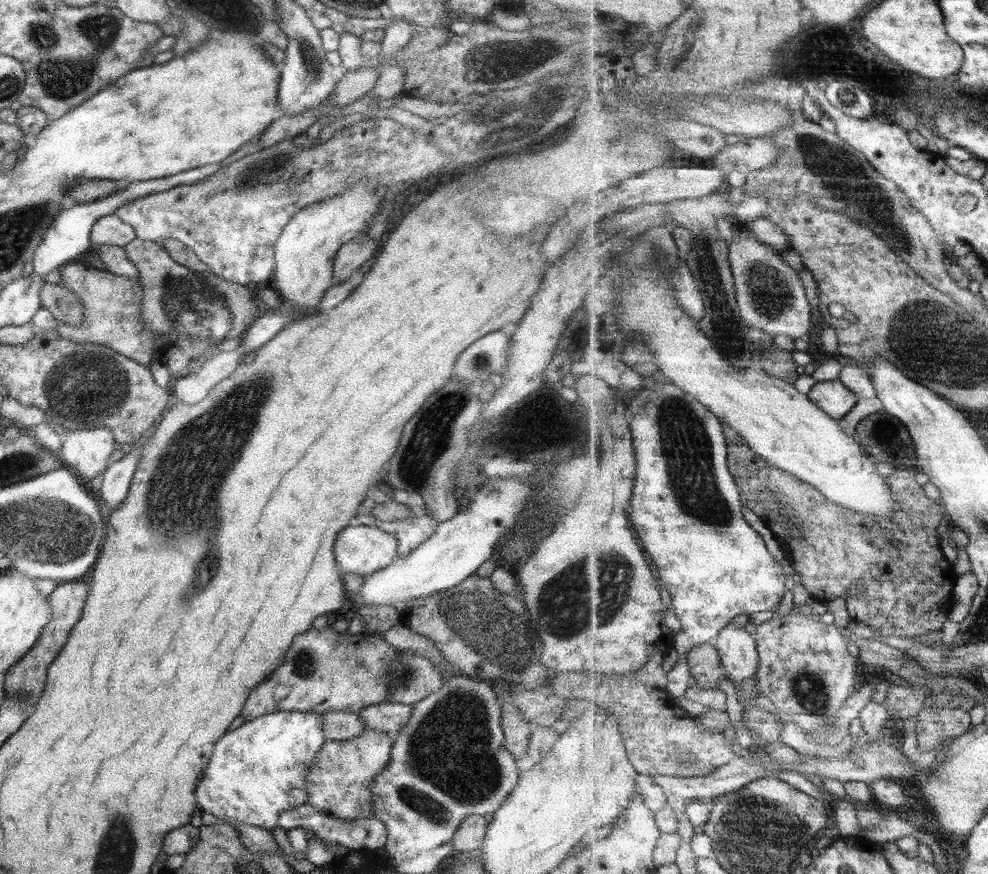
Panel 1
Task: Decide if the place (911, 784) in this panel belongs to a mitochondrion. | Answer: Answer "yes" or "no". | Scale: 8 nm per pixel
no

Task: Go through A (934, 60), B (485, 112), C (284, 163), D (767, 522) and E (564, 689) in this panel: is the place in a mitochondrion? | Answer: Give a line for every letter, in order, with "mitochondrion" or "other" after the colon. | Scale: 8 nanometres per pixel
A: other
B: mitochondrion
C: mitochondrion
D: other
E: other

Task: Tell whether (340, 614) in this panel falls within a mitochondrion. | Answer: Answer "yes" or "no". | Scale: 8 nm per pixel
no

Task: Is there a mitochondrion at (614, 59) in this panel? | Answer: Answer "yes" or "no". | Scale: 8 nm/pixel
no

